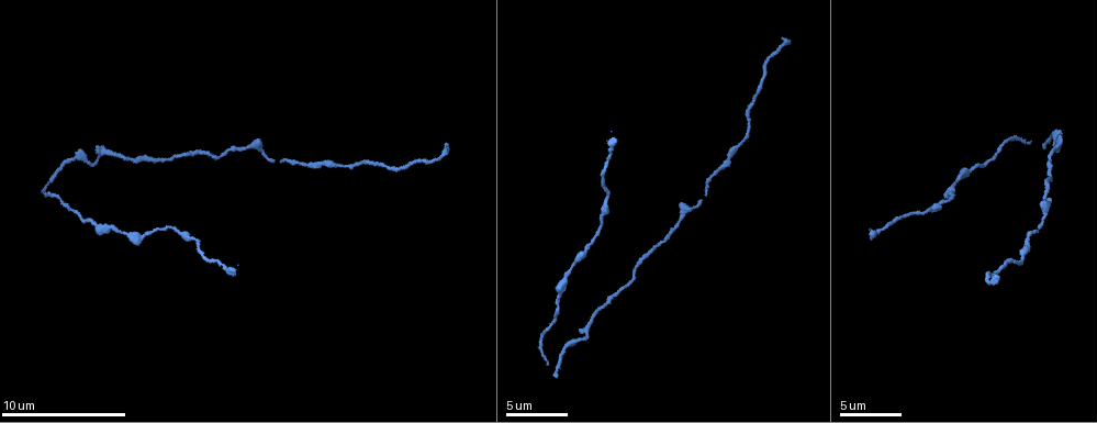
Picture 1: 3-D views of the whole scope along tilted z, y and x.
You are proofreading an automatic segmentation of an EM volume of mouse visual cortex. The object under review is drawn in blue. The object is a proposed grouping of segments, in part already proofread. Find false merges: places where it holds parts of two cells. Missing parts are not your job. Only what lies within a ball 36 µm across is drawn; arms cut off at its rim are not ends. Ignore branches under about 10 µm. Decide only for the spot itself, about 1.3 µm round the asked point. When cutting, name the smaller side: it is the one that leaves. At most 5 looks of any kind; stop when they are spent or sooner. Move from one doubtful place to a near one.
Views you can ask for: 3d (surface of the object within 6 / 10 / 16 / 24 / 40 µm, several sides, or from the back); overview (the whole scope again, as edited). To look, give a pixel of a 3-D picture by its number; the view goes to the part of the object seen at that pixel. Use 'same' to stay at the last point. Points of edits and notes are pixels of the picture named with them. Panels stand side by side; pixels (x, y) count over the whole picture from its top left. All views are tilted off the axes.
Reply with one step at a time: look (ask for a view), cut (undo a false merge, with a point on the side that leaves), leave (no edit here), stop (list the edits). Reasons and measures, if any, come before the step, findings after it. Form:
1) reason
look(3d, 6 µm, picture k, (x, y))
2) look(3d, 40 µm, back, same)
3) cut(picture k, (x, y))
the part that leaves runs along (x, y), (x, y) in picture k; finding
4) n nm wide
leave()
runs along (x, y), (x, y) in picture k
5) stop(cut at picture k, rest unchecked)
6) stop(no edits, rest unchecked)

narrows sharply
look(3d, 16 µm, picture 1, (128, 159))

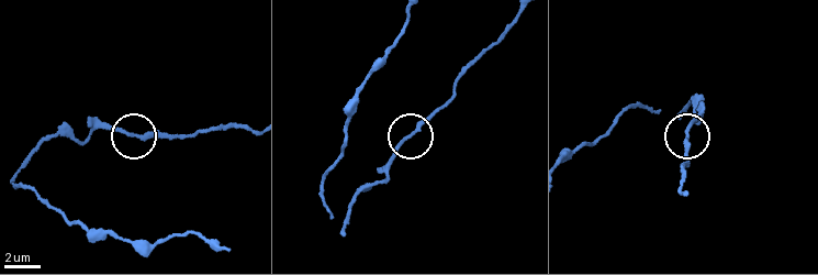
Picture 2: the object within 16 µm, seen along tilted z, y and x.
190 nm wide
leave()
continuous, no second cell

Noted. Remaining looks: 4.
sudden change in width
look(3d, 10 µm, picture 1, (267, 157))

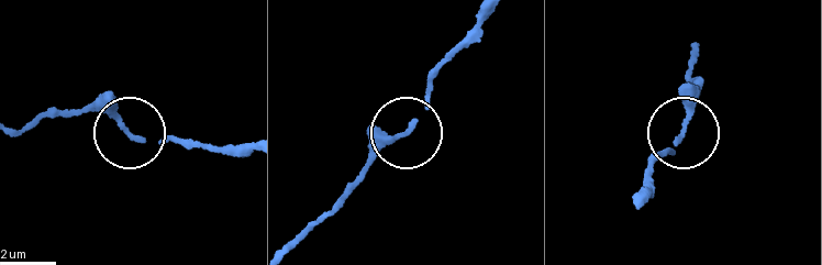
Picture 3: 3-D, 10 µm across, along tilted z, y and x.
leave()
runs along (289, 249), (340, 206), (379, 146), (404, 131), (444, 62) in picture 3; all the same cell

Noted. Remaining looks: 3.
look(3d, 10 µm, picture 1, (328, 166))

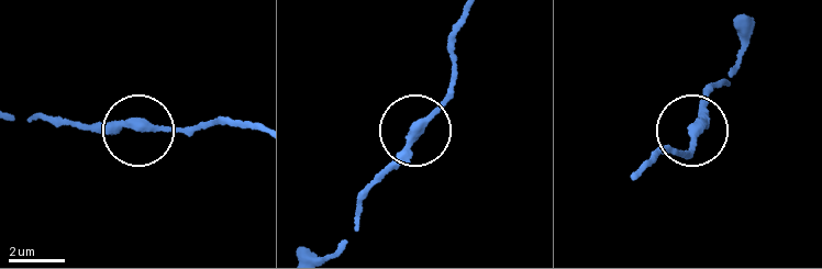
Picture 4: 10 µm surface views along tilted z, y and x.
closer look
look(3d, 6 µm, picture 4, (139, 123))

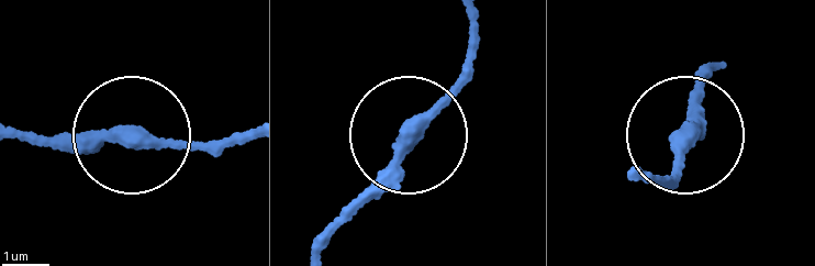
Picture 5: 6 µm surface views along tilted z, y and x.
300 nm wide
leave()
runs along (327, 248), (477, 44) in picture 5; all the same cell

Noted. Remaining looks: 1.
stop(no edits, rest unchecked)

